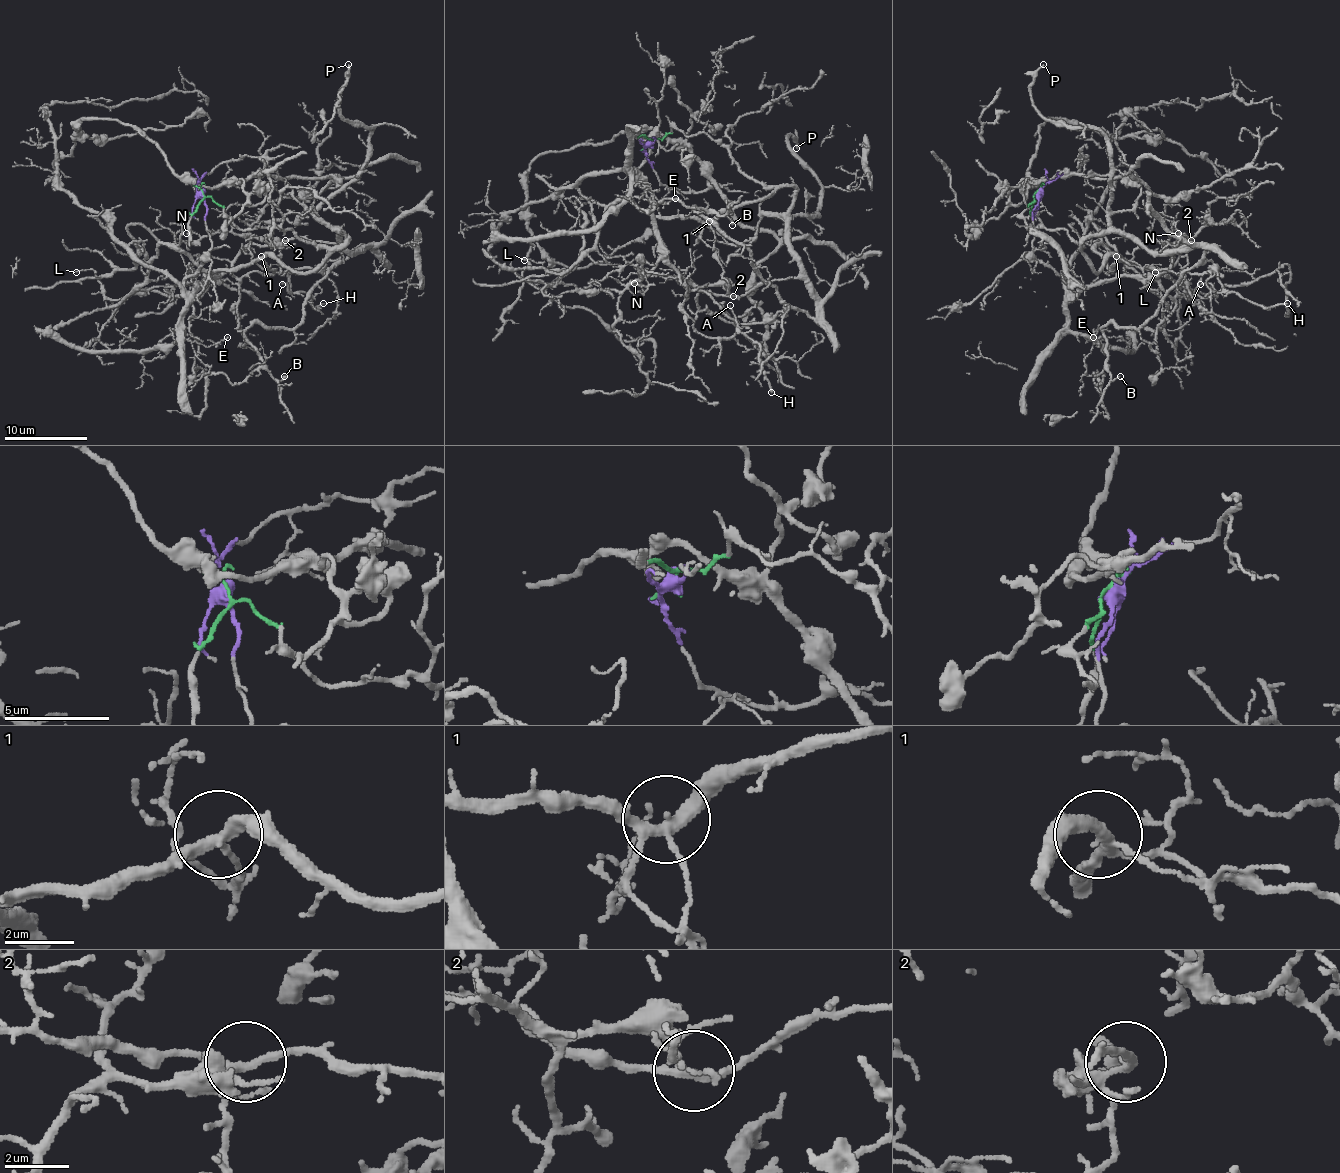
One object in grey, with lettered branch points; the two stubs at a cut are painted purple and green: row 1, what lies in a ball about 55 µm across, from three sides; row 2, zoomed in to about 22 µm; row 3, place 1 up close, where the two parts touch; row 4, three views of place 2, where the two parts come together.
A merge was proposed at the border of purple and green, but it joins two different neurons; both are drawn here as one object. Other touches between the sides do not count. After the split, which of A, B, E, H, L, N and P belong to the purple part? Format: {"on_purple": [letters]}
{"on_purple": ["A", "E", "H"]}

